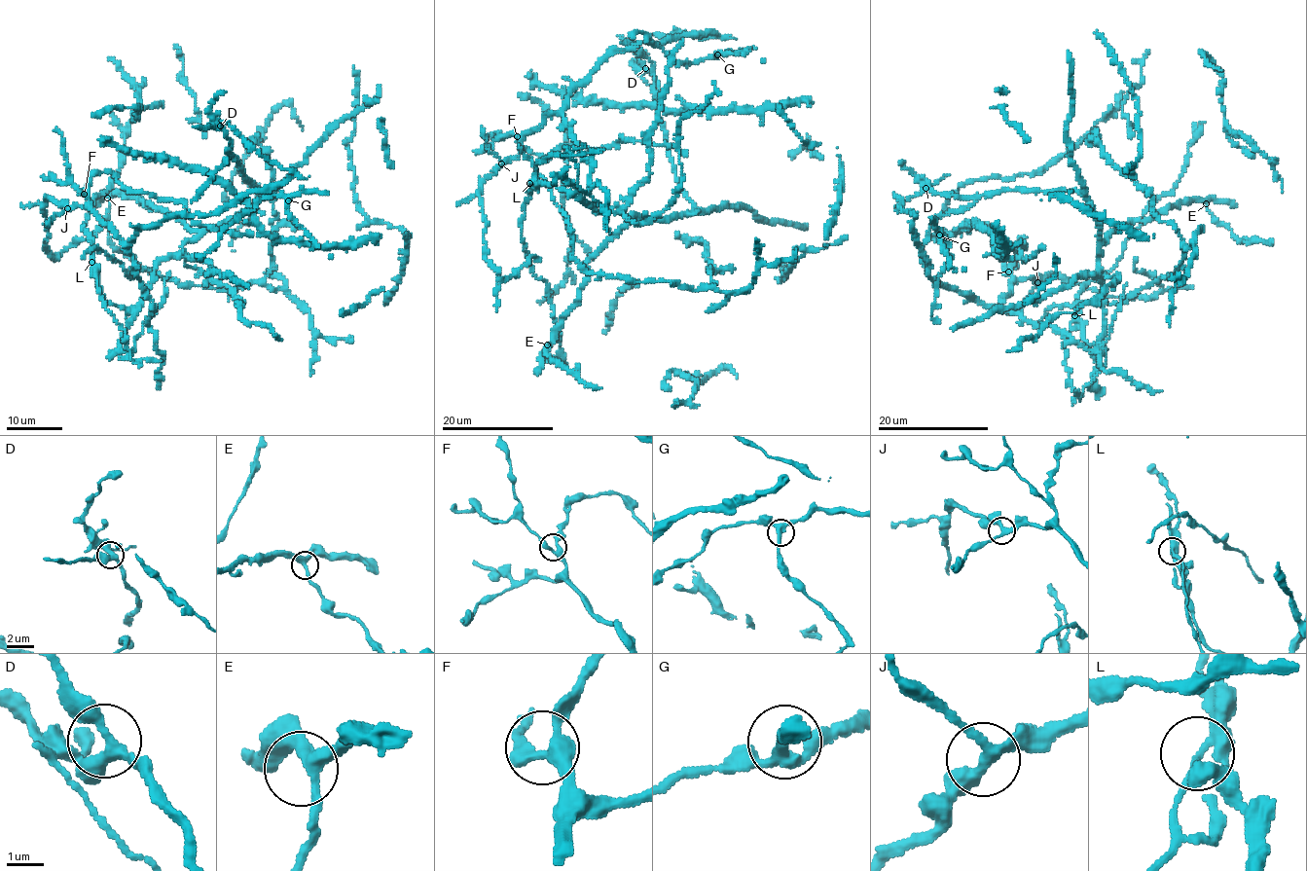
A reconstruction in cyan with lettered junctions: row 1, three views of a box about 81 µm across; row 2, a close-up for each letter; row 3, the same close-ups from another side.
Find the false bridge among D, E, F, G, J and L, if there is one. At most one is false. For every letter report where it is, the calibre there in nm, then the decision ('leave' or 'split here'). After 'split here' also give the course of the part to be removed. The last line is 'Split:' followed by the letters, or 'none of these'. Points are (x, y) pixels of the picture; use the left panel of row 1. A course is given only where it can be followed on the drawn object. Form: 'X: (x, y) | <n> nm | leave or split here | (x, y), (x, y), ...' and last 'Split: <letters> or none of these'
D: (220, 126) | 320 nm | leave
E: (107, 198) | 320 nm | leave
F: (84, 194) | 280 nm | leave
G: (288, 200) | 300 nm | leave
J: (67, 208) | 280 nm | leave
L: (91, 262) | 260 nm | split here | (91, 262), (96, 268), (96, 282), (103, 305), (125, 331), (124, 345), (129, 357), (141, 366)
Split: L

